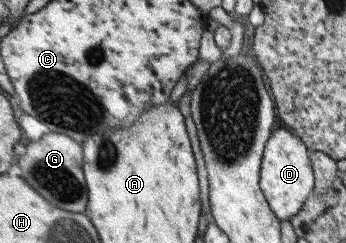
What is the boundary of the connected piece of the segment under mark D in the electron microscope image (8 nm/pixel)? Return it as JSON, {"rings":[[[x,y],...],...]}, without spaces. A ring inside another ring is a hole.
{"rings":[[[282,128],[274,131],[270,137],[270,151],[266,151],[266,167],[261,167],[261,170],[262,187],[266,187],[266,195],[270,195],[269,206],[274,207],[279,220],[290,220],[303,208],[314,189],[312,166],[308,149],[298,137]]]}

